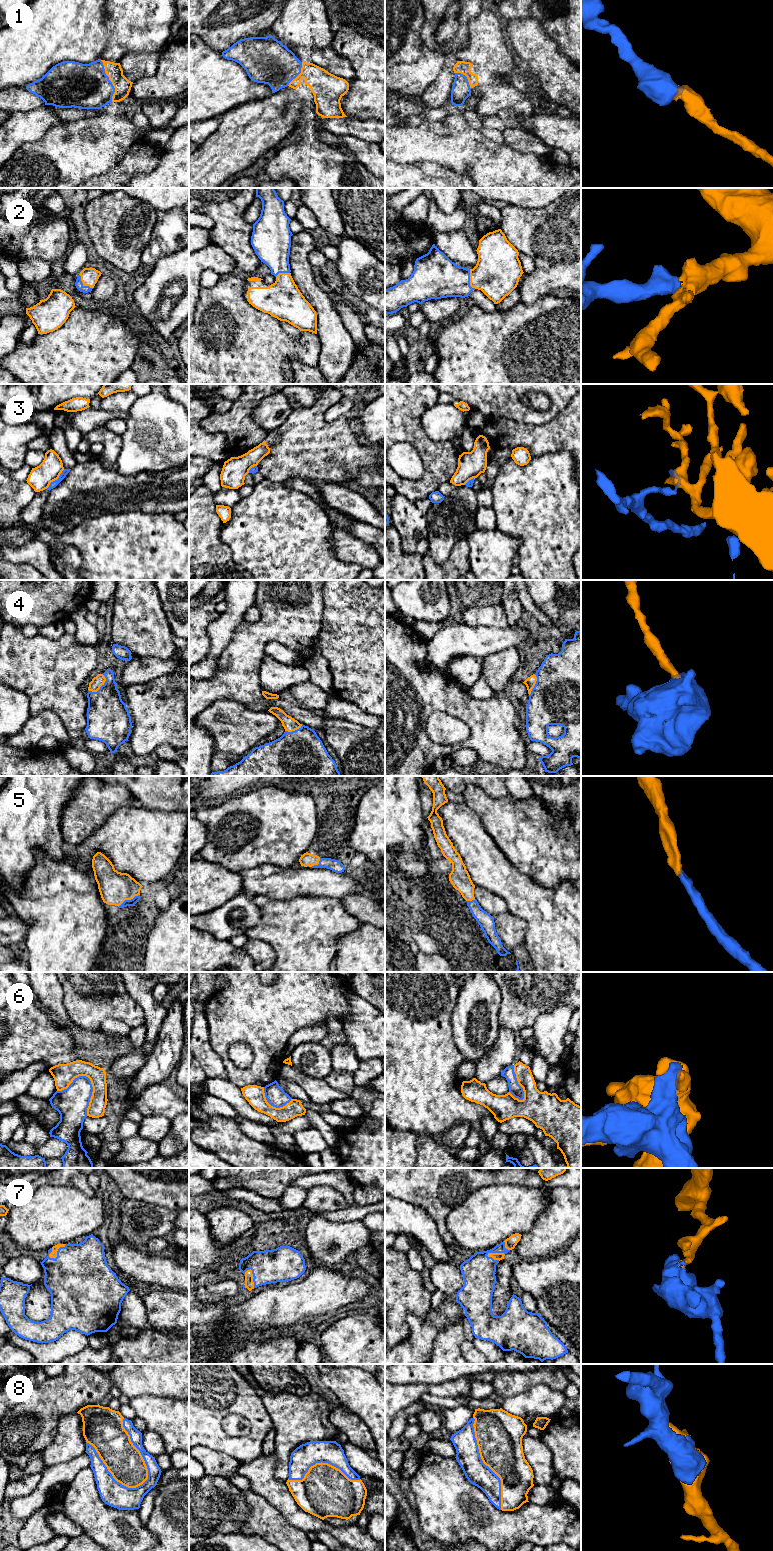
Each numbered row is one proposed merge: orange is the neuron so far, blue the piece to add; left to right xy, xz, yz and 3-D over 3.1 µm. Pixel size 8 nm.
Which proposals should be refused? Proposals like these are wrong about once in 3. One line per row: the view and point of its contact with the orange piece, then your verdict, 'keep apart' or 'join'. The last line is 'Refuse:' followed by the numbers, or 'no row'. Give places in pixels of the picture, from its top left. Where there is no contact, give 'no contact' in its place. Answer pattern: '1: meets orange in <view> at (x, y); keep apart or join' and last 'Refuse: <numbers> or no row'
1: meets orange in xy at (110, 80); join
2: meets orange in yz at (470, 280); join
3: meets orange in xy at (55, 479); keep apart
4: meets orange in xy at (99, 688); join
5: meets orange in xy at (128, 899); join
6: meets orange in xy at (92, 1092); keep apart
7: meets orange in xy at (56, 1253); join
8: meets orange in xy at (112, 1475); join
Refuse: 3, 6

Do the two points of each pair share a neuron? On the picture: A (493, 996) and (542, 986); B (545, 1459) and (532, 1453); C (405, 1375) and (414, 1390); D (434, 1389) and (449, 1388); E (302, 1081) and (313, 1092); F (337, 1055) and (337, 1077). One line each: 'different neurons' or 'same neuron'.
A: different neurons
B: same neuron
C: different neurons
D: same neuron
E: same neuron
F: different neurons

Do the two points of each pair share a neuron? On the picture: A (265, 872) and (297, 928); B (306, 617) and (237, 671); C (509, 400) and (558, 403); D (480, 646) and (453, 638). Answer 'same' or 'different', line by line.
A: different
B: same
C: same
D: same

